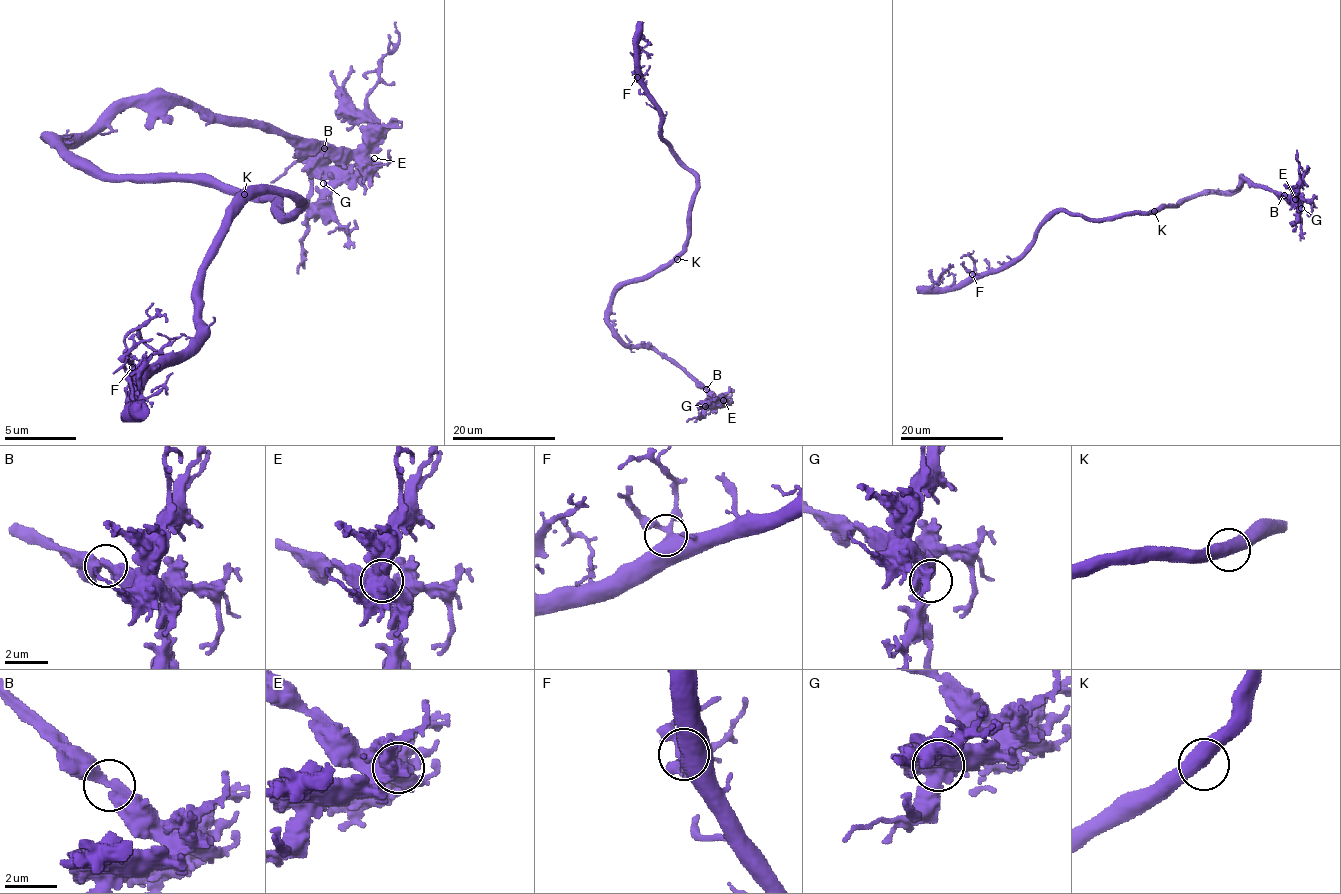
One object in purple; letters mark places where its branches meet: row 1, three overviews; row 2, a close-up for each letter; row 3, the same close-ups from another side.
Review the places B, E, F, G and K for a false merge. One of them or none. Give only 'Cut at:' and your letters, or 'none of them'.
Cut at: none of them

